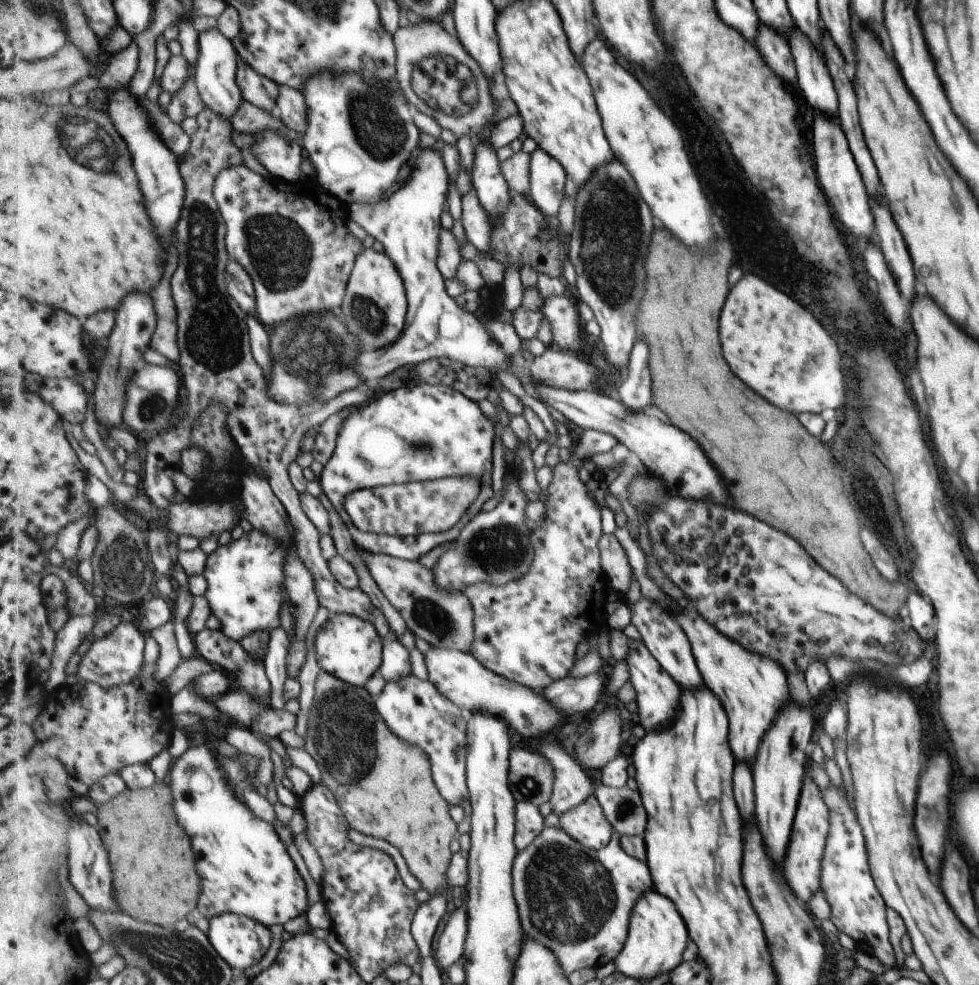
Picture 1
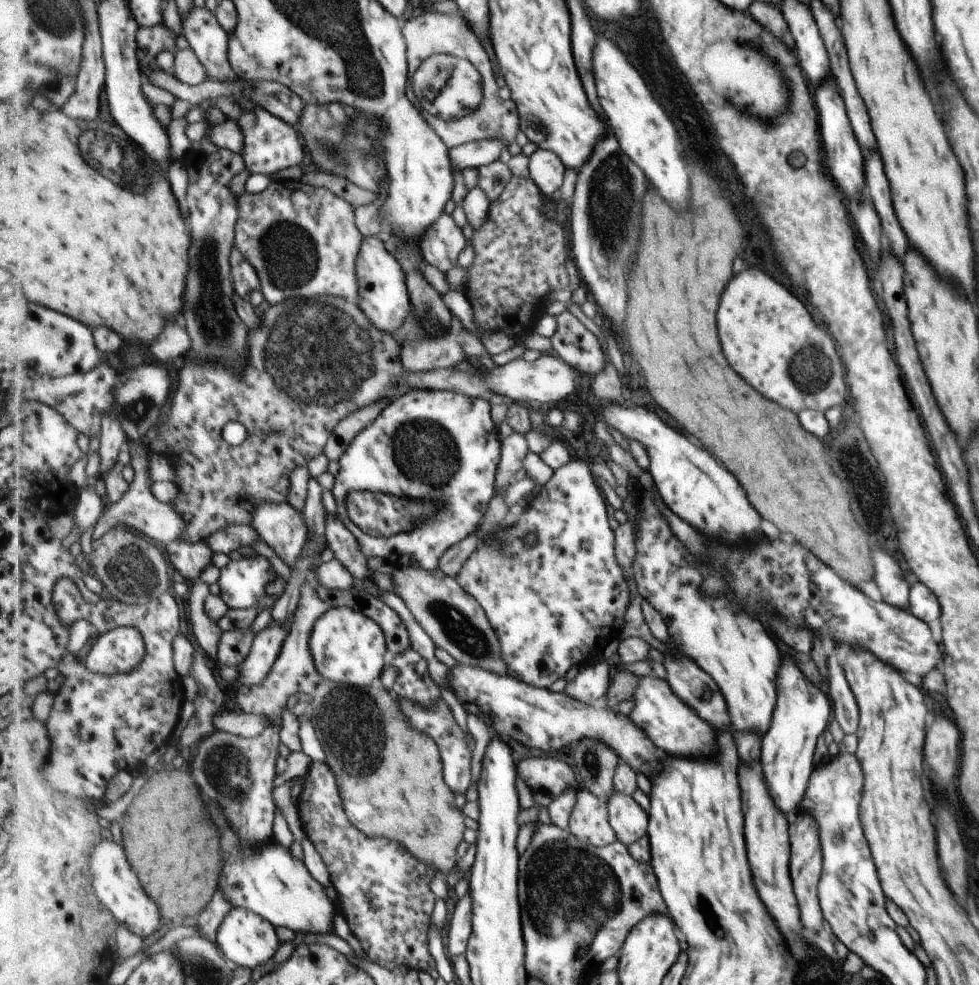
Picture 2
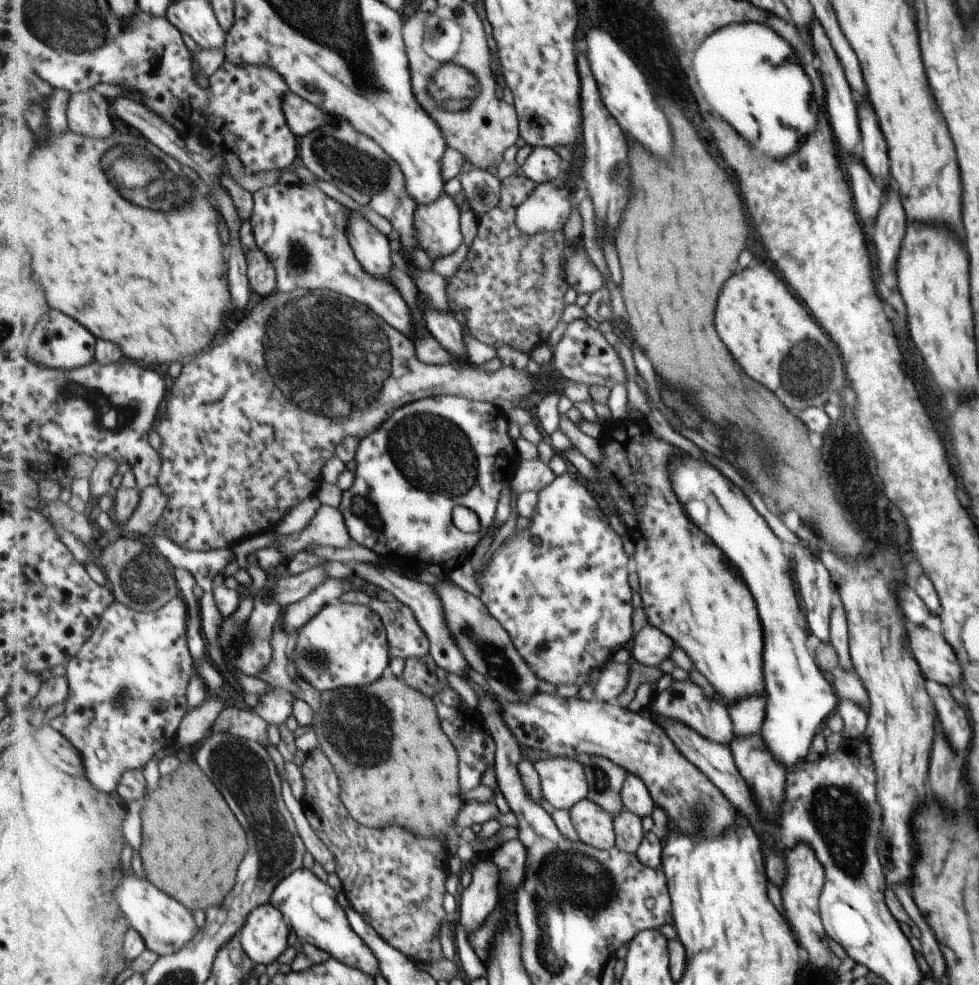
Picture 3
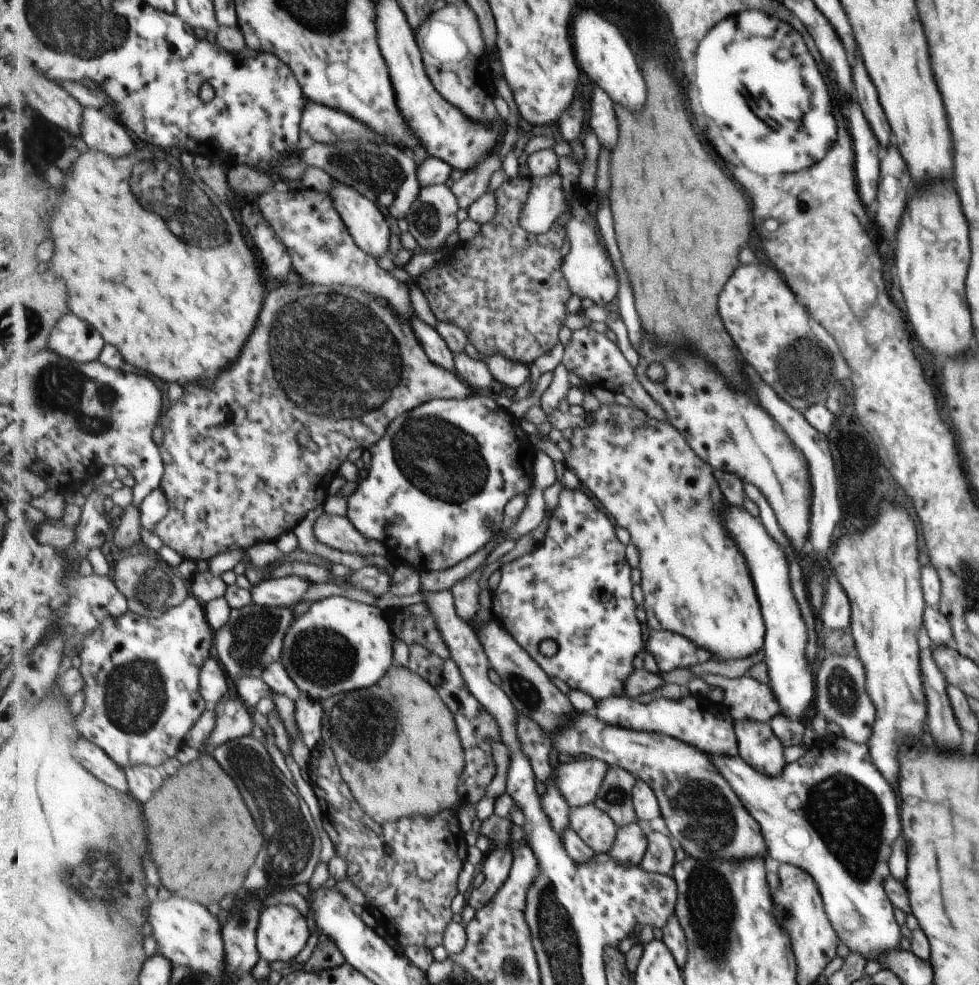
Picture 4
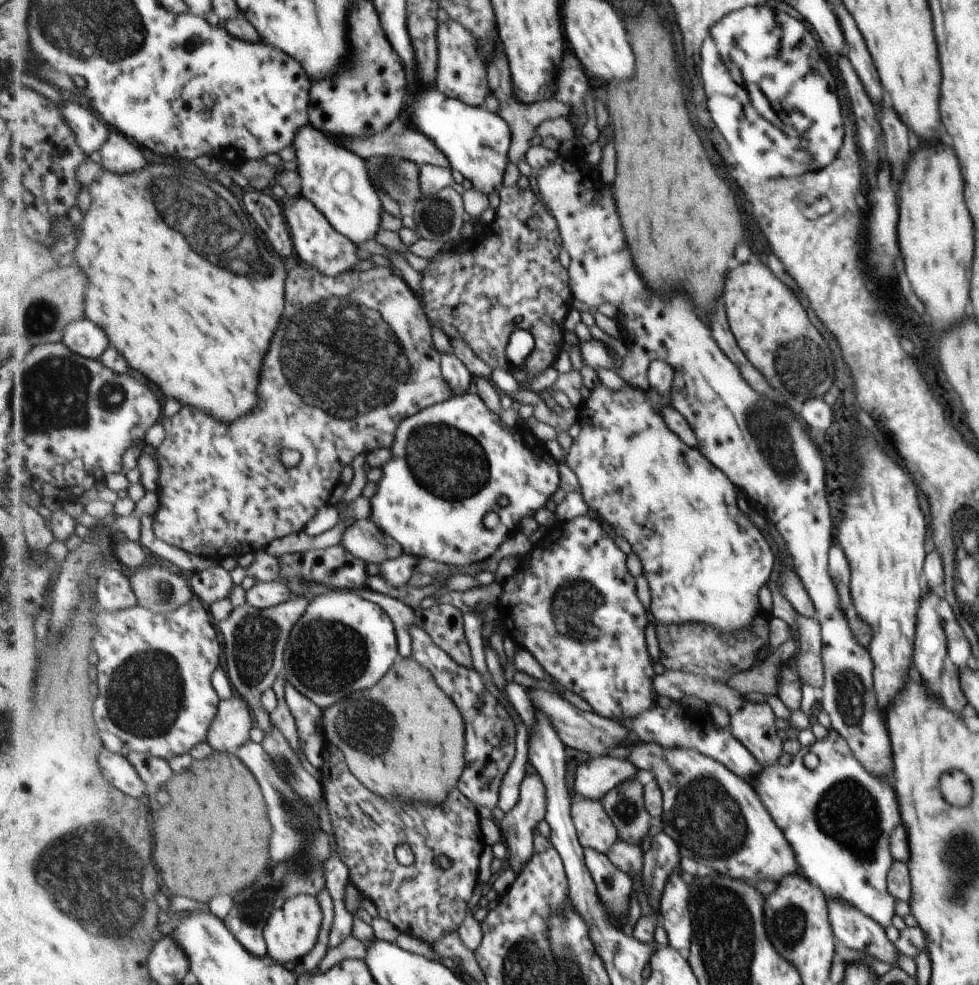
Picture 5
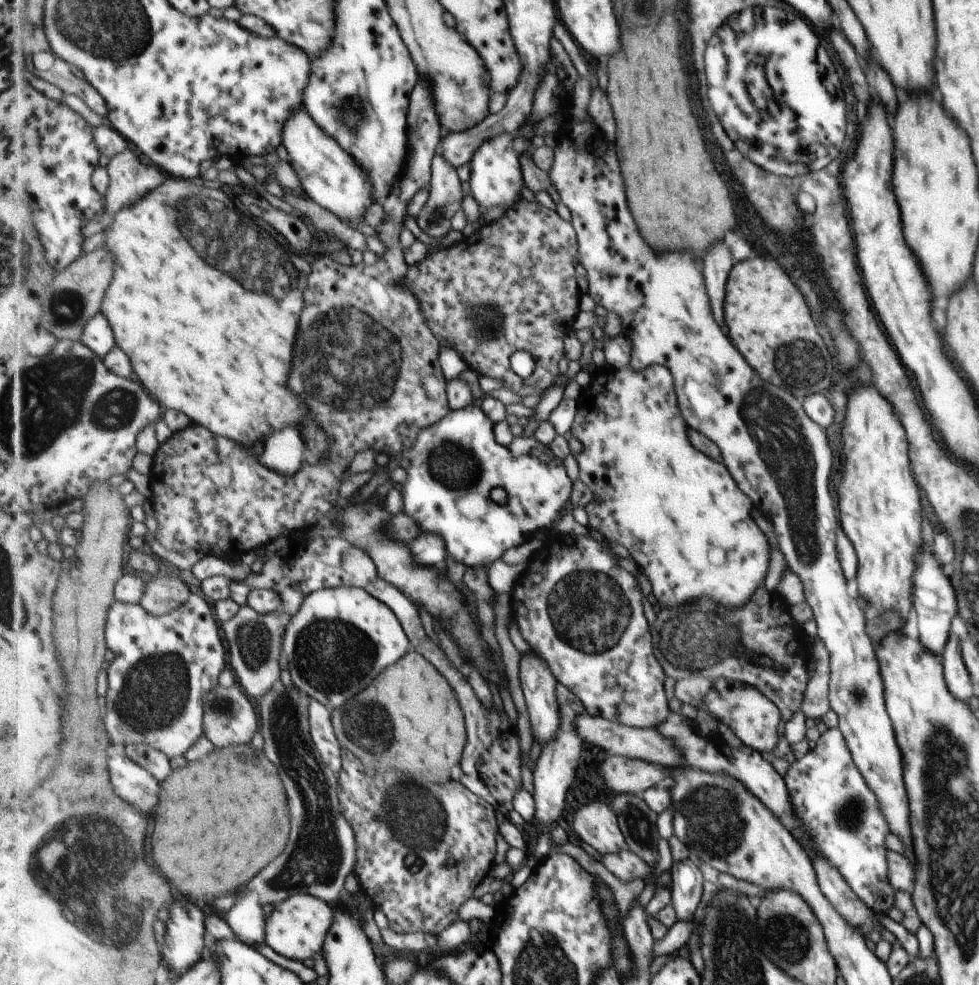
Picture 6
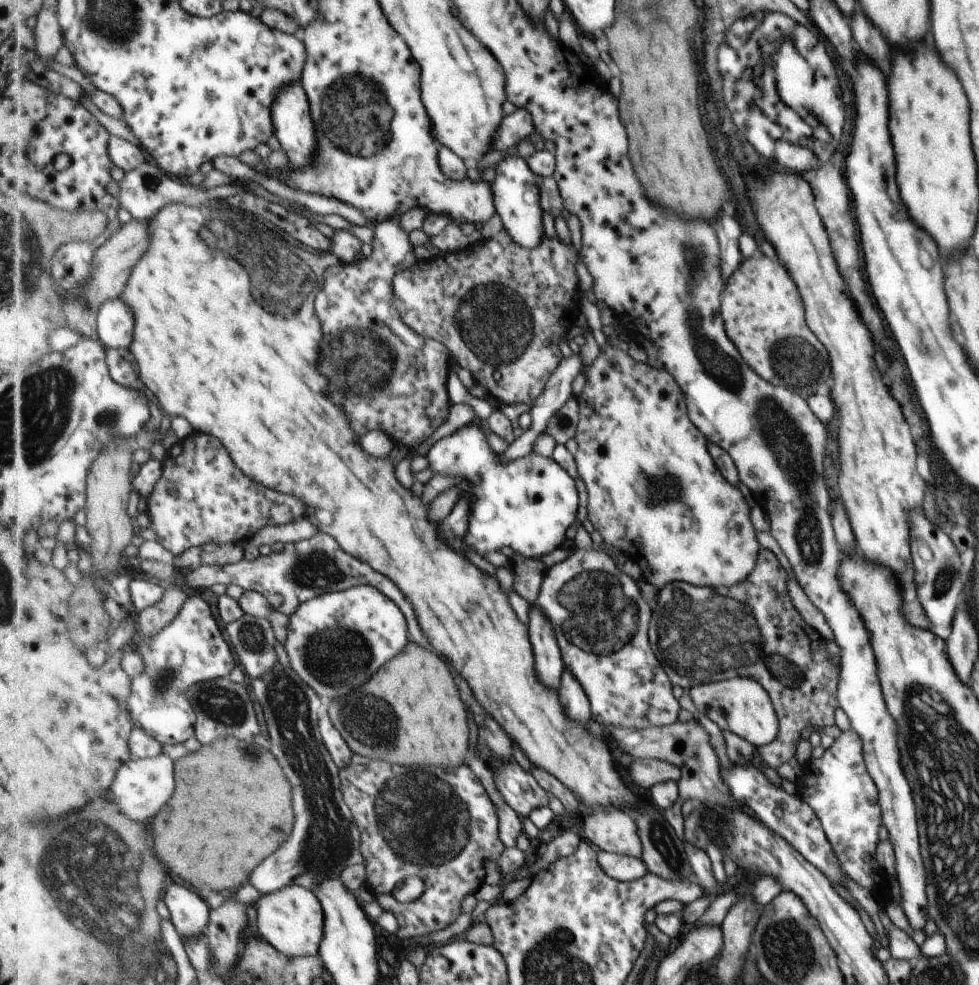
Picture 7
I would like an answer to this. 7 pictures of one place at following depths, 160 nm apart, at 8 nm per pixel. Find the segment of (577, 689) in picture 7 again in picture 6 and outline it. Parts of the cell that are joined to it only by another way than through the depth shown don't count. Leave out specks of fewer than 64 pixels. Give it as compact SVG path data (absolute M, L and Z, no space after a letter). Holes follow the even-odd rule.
M563 683L557 686L557 696L559 696L559 706L561 706L561 730L557 732L557 738L553 740L553 744L543 748L543 754L535 763L533 772L534 797L536 800L538 824L545 824L551 827L559 823L559 817L565 810L567 804L567 792L571 788L571 784L575 782L575 774L579 768L579 760L583 754L583 738L577 734L577 716L585 714L585 705L581 702L570 688Z

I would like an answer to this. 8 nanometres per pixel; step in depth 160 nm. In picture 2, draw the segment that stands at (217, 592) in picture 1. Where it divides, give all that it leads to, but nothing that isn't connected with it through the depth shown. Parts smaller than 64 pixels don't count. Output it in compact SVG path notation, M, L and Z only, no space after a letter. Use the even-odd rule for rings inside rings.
M259 555L255 559L241 556L241 560L230 561L220 572L217 582L221 590L219 595L231 610L253 606L259 606L262 610L275 606L277 598L267 594L267 586L277 578L277 574L267 558Z

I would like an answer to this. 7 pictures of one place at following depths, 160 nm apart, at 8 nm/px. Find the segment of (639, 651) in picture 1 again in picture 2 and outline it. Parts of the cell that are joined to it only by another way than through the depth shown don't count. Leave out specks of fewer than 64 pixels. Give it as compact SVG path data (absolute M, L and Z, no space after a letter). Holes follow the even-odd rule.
M655 676L641 677L639 686L634 694L635 706L631 718L637 726L643 726L649 738L659 746L665 748L671 756L713 756L717 752L715 734L711 728L699 720L683 701L672 691L672 686L666 679L659 680Z

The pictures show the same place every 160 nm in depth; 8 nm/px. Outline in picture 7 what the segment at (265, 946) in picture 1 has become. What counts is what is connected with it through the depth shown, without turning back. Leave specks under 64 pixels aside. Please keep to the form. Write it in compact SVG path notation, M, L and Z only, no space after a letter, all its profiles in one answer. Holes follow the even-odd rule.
M301 886L281 888L279 892L262 895L255 904L258 934L287 957L311 957L320 953L325 934L324 906L317 894Z

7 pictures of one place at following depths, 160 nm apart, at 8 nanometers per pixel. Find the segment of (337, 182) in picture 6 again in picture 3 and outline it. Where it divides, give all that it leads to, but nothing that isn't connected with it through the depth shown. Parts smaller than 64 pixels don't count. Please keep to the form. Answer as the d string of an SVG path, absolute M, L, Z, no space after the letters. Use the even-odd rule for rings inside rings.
M351 210L352 219L349 220L348 236L353 251L364 265L365 272L375 278L392 280L393 260L391 260L391 244L384 233L379 232L359 210Z

